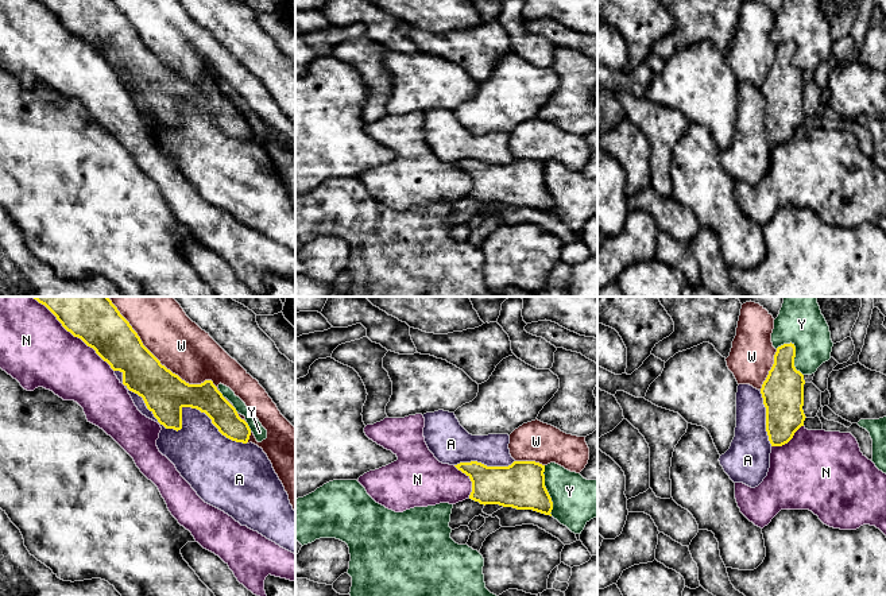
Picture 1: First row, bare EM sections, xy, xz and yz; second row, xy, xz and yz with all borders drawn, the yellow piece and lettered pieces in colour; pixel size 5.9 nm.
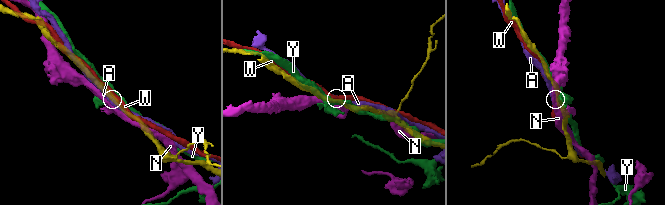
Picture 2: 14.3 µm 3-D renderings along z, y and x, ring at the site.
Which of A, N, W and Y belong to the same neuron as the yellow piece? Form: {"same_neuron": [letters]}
{"same_neuron": []}

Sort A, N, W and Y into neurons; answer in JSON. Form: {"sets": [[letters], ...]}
{"sets": [["A"], ["N"], ["W"], ["Y"]]}

